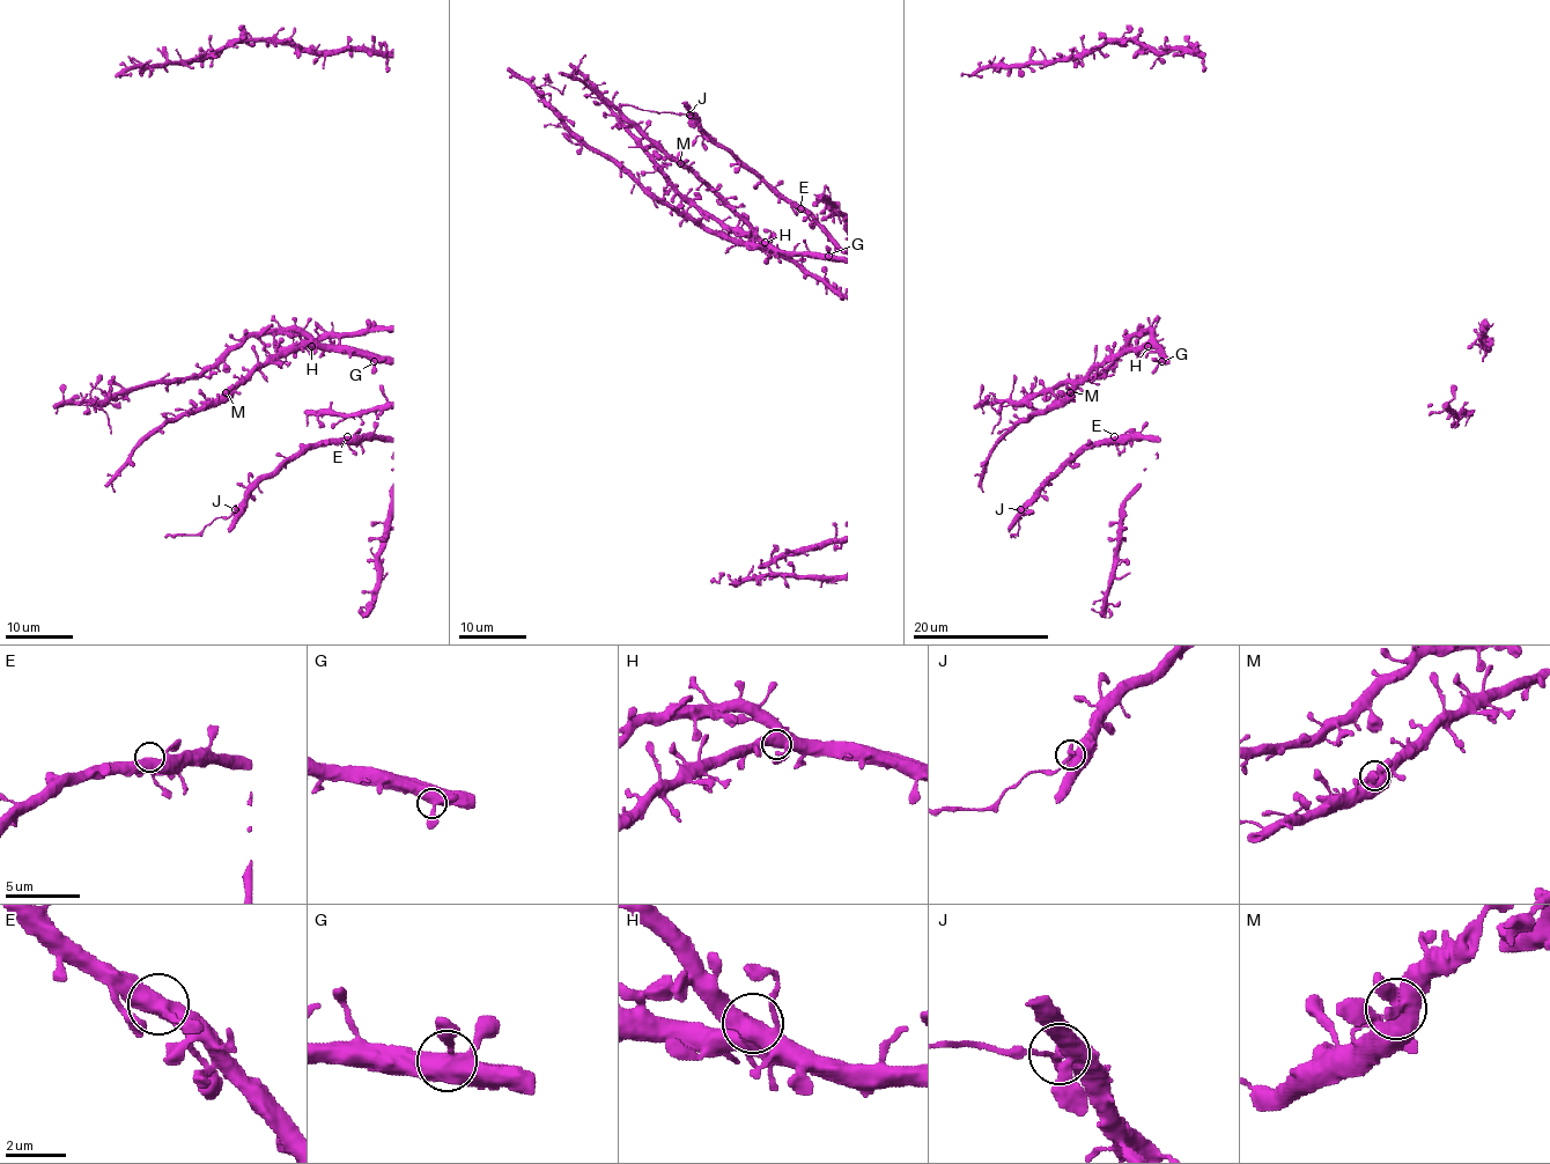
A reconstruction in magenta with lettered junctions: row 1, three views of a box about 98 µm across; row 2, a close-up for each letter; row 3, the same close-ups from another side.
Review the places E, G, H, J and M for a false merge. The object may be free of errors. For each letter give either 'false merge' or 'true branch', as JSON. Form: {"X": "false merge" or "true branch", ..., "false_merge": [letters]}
{"E": "true branch", "G": "true branch", "H": "true branch", "J": "false merge", "M": "true branch", "false_merge": ["J"]}

